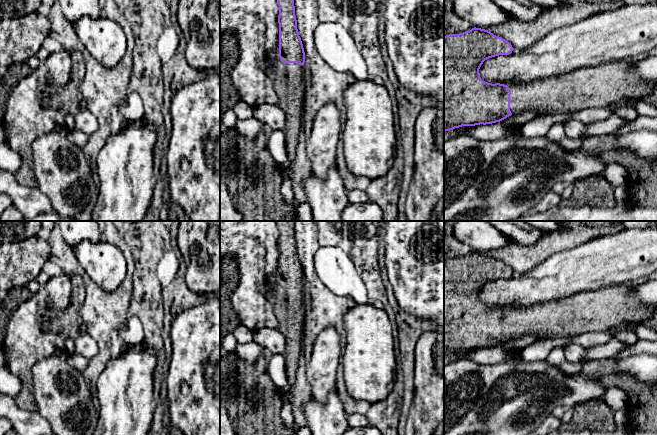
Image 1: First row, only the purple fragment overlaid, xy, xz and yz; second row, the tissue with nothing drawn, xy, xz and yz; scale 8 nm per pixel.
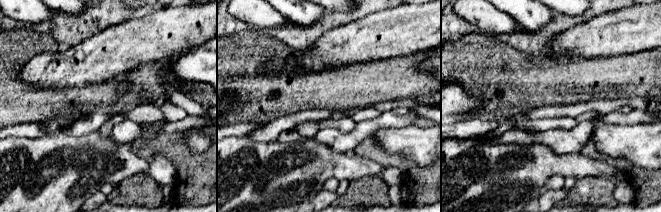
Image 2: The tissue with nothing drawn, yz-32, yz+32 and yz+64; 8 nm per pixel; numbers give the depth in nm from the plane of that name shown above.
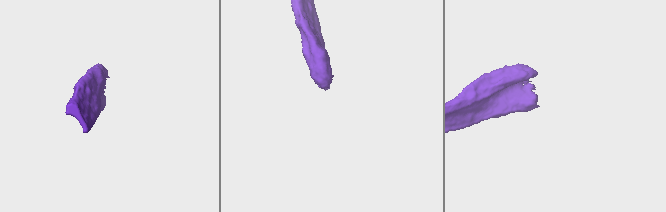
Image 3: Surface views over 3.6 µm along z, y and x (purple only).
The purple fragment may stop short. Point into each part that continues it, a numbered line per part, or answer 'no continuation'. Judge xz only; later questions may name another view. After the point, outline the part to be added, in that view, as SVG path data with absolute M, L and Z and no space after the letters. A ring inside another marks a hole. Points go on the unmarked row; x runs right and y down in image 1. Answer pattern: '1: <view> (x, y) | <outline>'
1: xz (290, 303) | M283 287L276 295L274 311L279 322L277 329L285 337L283 356L287 368L288 387L293 386L296 380L298 361L302 352L306 303L304 289L297 287Z

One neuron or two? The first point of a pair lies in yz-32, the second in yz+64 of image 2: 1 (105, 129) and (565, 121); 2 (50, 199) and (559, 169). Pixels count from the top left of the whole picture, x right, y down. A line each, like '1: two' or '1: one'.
1: two
2: one

